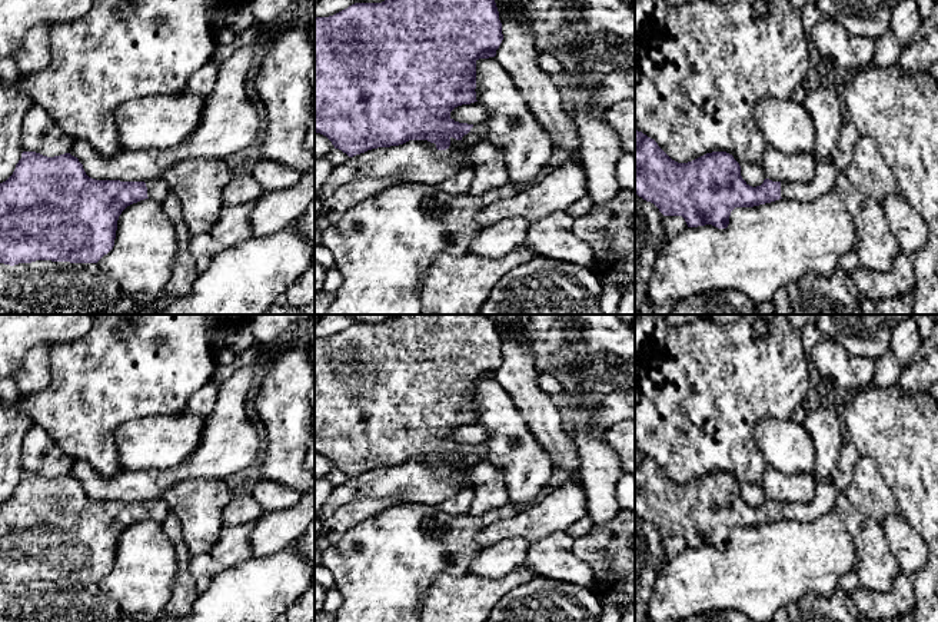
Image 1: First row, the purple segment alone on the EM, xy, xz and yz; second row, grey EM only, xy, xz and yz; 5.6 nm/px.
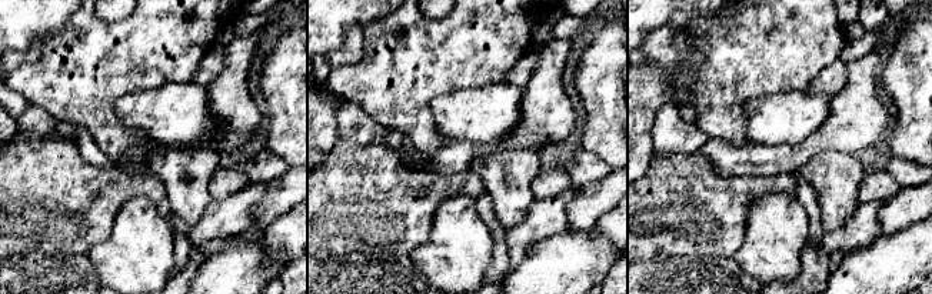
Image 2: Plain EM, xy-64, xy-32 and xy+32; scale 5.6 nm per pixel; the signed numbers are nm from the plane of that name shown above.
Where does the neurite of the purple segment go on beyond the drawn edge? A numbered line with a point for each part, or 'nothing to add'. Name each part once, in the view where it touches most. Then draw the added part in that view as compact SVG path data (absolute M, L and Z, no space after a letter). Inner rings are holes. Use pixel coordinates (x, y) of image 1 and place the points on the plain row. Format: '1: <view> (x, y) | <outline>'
1: xy (158, 509) | M157 498L157 499L150 499L144 503L147 508L147 518L159 523L163 523L170 512L167 502L163 498Z

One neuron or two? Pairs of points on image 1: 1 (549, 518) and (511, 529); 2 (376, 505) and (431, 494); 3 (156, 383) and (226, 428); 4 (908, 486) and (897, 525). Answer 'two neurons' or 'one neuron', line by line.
1: one neuron
2: two neurons
3: two neurons
4: two neurons

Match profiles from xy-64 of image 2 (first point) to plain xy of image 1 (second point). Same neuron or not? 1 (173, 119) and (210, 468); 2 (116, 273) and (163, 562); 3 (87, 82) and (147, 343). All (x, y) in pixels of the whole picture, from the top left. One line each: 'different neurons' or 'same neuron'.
1: different neurons
2: same neuron
3: same neuron

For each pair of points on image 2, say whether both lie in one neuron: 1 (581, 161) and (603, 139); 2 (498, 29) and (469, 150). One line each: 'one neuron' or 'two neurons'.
1: two neurons
2: two neurons

